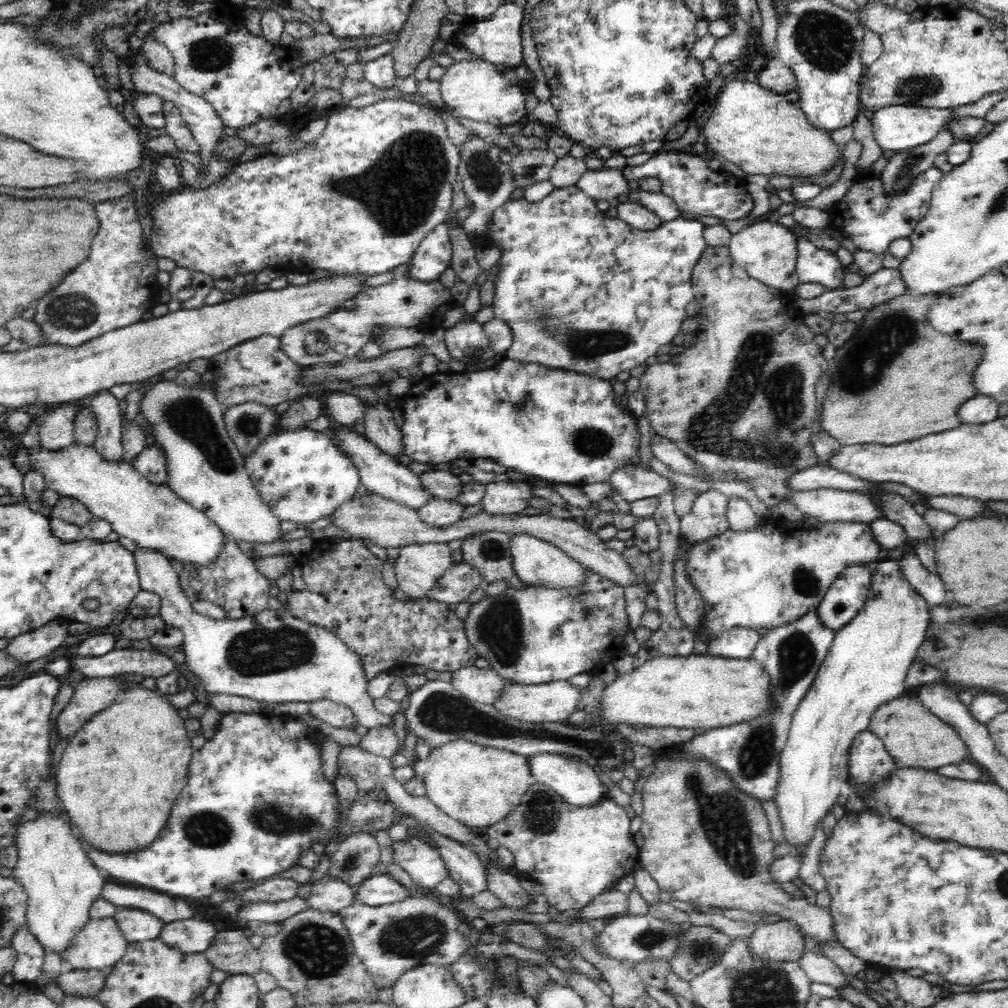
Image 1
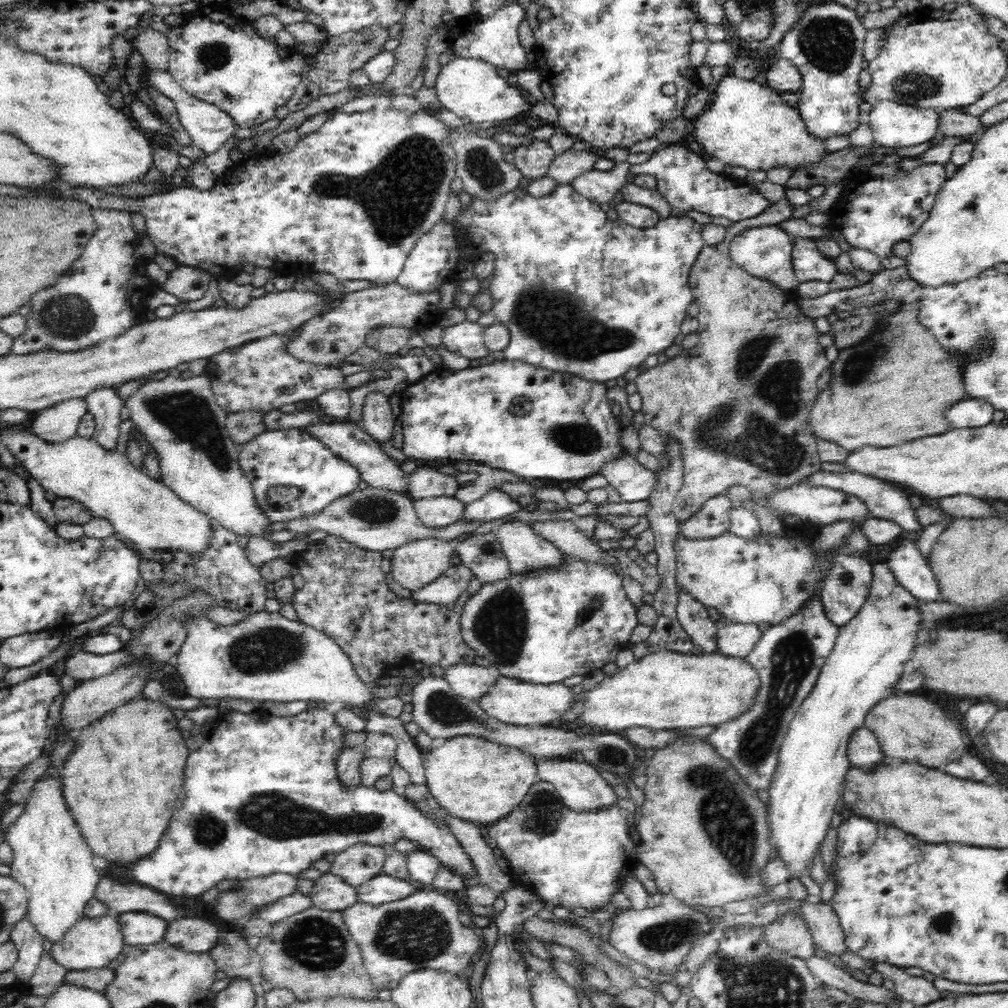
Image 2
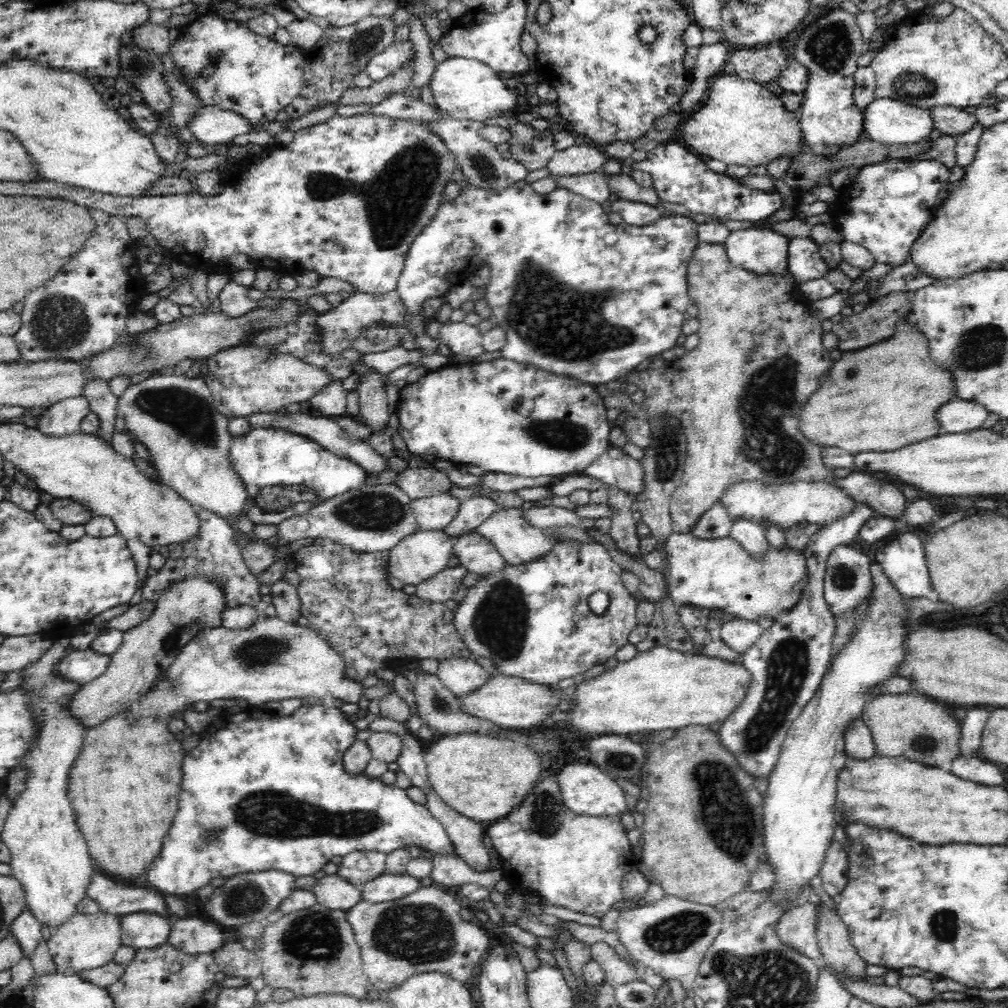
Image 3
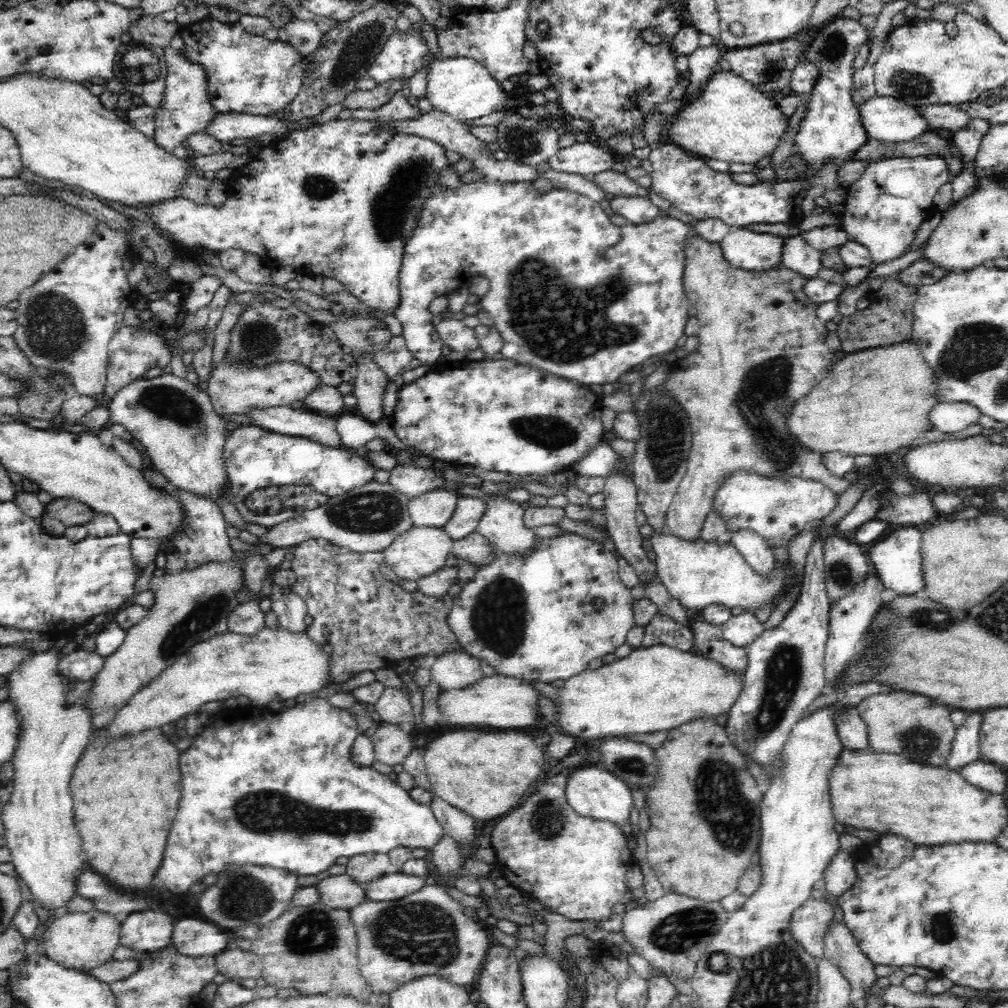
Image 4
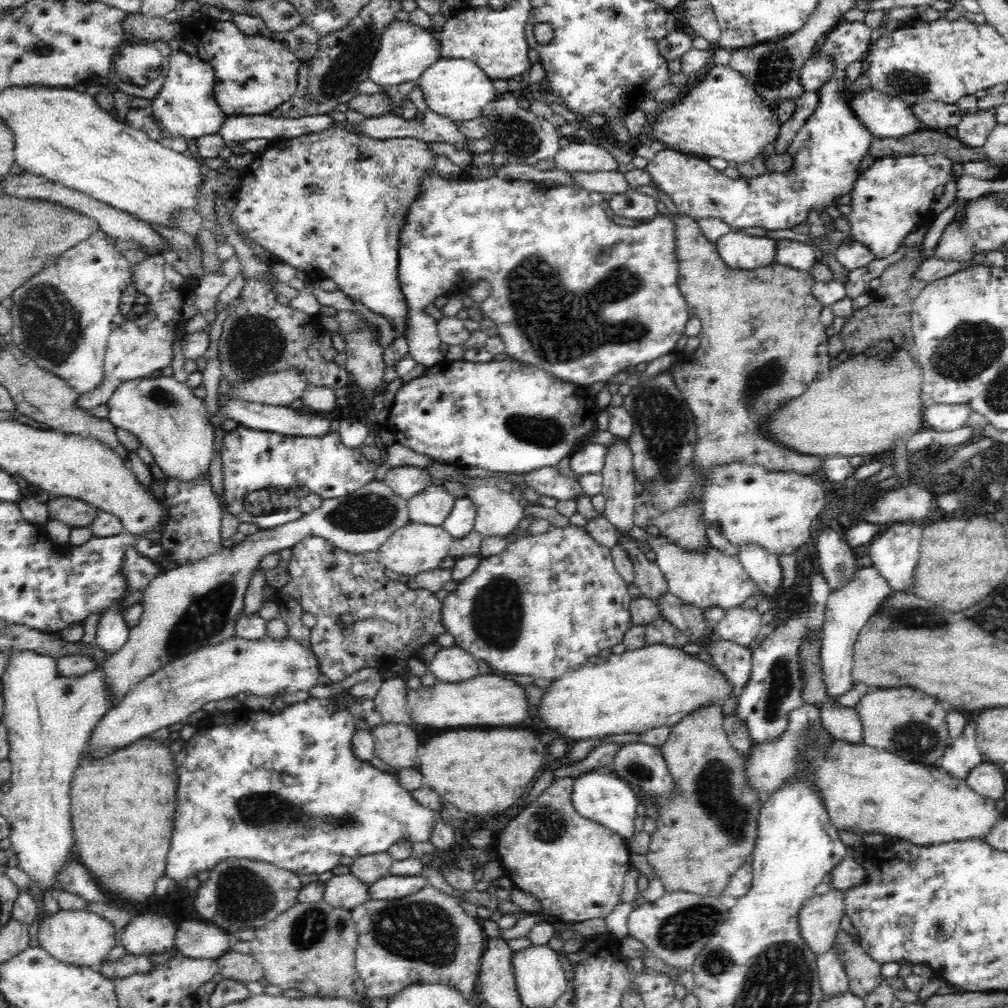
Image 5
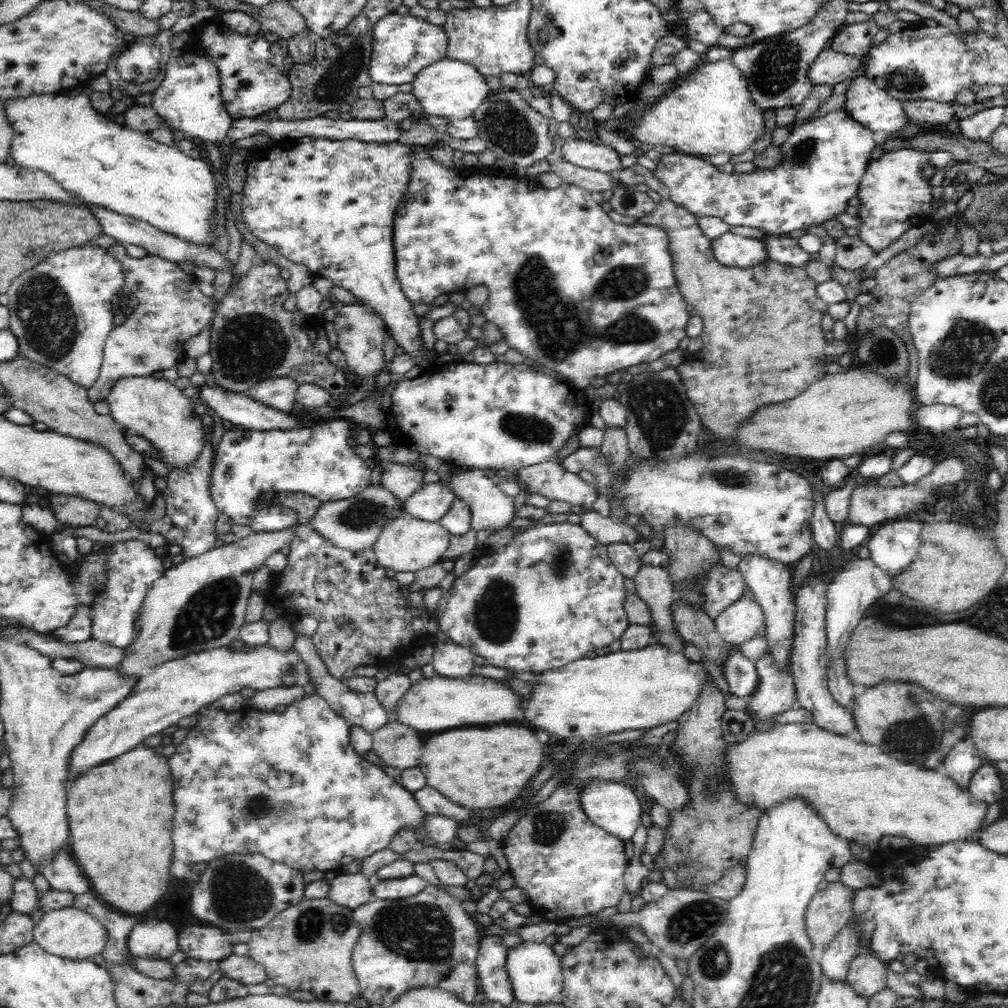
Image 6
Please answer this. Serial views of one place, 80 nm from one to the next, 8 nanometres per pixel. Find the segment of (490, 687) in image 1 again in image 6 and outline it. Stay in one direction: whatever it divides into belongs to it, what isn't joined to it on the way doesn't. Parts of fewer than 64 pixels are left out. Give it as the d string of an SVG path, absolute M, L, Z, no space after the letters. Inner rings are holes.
M448 640L446 643L437 641L434 644L432 657L436 674L446 678L464 678L472 674L475 654L467 646L460 646Z

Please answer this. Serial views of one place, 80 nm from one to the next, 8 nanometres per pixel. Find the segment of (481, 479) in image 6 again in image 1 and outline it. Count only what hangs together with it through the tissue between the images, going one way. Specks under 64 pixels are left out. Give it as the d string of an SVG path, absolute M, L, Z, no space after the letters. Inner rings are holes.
M514 532L509 535L509 556L512 566L522 584L540 583L552 587L570 587L577 589L583 581L583 568L580 562L572 559L560 547L551 542L540 540L527 532Z

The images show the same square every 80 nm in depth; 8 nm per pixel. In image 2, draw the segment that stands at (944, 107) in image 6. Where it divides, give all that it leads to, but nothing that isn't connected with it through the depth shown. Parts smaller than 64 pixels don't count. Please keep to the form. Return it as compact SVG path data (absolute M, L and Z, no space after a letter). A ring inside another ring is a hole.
M962 109L938 110L938 133L946 137L977 137L983 129L980 117L966 114Z

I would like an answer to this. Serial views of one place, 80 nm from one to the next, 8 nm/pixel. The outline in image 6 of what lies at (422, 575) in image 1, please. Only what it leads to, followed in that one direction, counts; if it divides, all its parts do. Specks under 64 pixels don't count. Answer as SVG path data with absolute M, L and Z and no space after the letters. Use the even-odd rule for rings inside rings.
M403 511L384 524L384 530L373 543L372 549L380 566L396 572L416 572L443 561L442 556L448 548L450 536L451 534L439 522L412 518L410 514Z

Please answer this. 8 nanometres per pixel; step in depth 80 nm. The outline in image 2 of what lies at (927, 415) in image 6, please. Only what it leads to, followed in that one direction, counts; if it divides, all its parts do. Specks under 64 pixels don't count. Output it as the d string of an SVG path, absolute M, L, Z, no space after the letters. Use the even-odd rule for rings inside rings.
M969 398L954 404L944 412L948 430L986 426L992 422L995 409L982 398Z

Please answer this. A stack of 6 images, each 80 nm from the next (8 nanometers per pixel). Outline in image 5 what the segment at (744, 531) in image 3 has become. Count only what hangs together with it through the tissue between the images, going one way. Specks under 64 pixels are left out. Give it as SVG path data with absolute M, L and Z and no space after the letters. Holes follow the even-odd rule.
M754 543L741 544L738 555L748 577L758 585L763 598L772 598L782 582L782 567L778 556Z

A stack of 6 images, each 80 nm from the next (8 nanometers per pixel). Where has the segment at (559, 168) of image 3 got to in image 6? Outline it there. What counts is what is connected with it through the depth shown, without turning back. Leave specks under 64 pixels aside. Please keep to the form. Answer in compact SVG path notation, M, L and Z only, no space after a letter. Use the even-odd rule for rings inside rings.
M578 138L561 143L563 147L559 152L562 158L574 166L609 173L623 169L620 164L620 155L610 146L596 145Z

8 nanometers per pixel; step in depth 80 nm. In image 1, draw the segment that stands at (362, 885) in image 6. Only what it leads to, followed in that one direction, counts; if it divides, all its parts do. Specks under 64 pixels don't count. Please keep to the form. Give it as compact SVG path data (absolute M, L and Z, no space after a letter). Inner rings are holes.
M326 876L312 885L311 894L305 899L305 909L338 913L339 910L355 902L355 894L350 885Z

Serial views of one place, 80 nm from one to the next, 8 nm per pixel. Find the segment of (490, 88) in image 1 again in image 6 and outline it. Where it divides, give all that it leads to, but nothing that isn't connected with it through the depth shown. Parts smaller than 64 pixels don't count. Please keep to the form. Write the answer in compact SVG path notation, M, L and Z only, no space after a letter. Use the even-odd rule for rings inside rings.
M447 56L438 62L425 66L412 80L412 96L420 103L422 111L434 116L443 116L449 120L472 118L478 106L490 96L485 76L471 64L449 59Z

